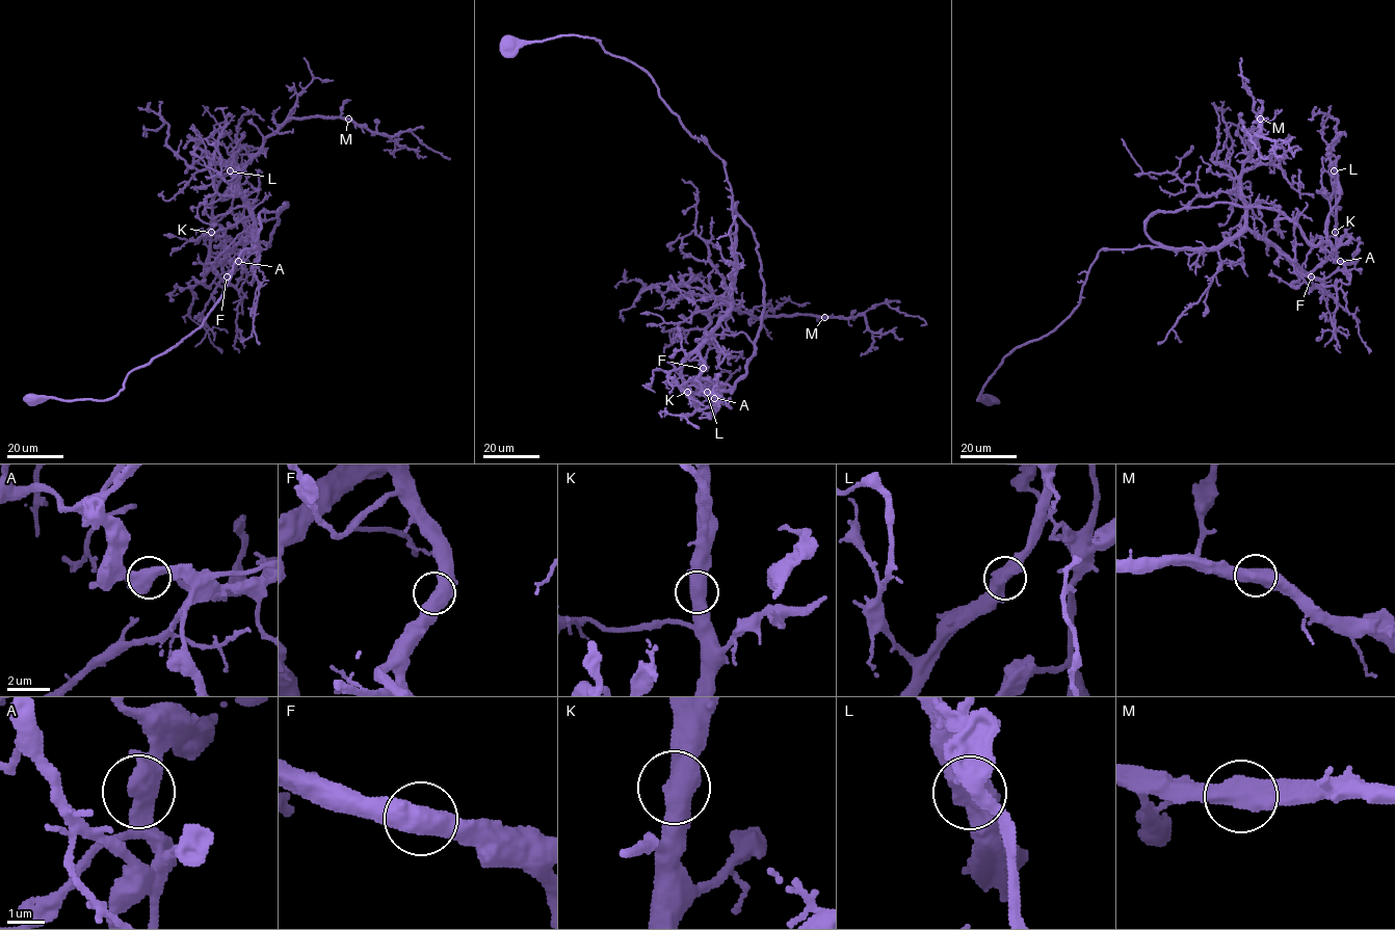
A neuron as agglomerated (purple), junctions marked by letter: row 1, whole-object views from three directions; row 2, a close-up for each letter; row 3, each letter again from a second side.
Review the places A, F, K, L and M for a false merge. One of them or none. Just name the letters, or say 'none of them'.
none of them

